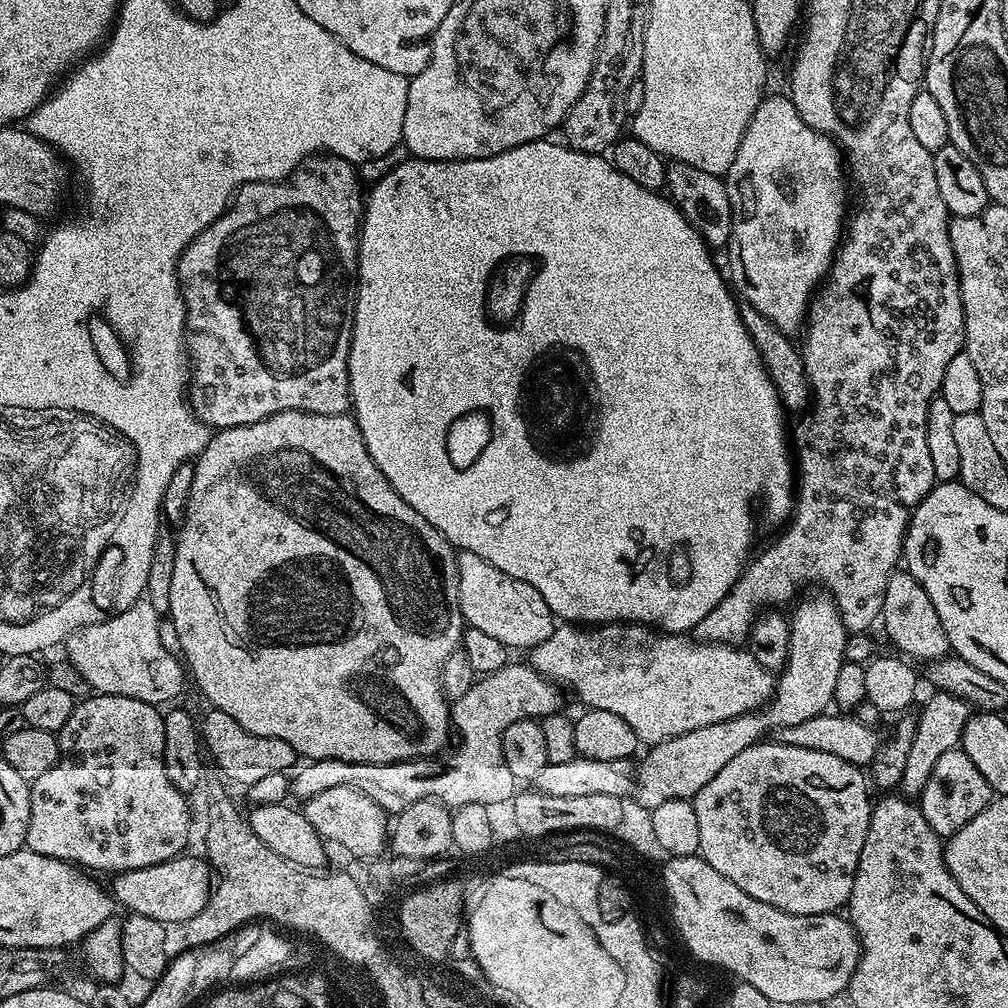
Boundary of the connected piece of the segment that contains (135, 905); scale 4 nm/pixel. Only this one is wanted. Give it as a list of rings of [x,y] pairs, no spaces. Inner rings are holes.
[[[181,854],[173,860],[167,860],[154,866],[146,866],[138,870],[126,870],[115,873],[111,877],[110,891],[112,899],[120,904],[131,915],[154,918],[165,926],[183,926],[187,924],[202,906],[206,906],[214,887],[214,873],[207,861],[196,856]]]

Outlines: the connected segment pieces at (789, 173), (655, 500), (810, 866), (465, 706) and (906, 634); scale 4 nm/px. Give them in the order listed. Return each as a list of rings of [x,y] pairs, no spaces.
[[[765,95],[758,110],[754,110],[754,118],[750,118],[750,126],[746,126],[742,146],[738,146],[726,177],[732,211],[726,272],[743,303],[758,310],[784,333],[799,333],[805,327],[812,297],[832,269],[846,231],[844,176],[846,180],[846,164],[836,141],[806,126],[787,95]]]
[[[545,138],[545,139],[542,139],[542,140],[532,140],[532,141],[531,141],[531,142],[529,142],[529,144],[523,144],[523,145],[522,145],[522,146],[514,146],[514,147],[513,147],[513,148],[511,148],[511,149],[510,149],[510,150],[506,150],[506,151],[505,151],[505,152],[503,152],[503,153],[502,153],[502,154],[494,154],[494,155],[493,155],[493,156],[491,156],[491,157],[490,157],[490,158],[478,158],[478,159],[477,159],[477,160],[417,160],[417,159],[415,159],[415,158],[407,158],[407,159],[408,159],[408,160],[404,160],[404,161],[402,161],[402,162],[401,162],[401,164],[396,164],[396,165],[394,165],[394,166],[393,166],[393,168],[392,168],[392,169],[390,169],[390,170],[389,170],[389,172],[388,172],[388,173],[386,173],[386,174],[385,174],[385,176],[384,176],[384,177],[382,177],[382,178],[381,178],[381,180],[380,180],[380,181],[378,181],[378,182],[377,182],[377,184],[376,184],[376,185],[374,185],[374,186],[373,186],[373,188],[372,188],[372,189],[370,189],[370,190],[369,190],[369,192],[368,192],[368,189],[367,189],[367,192],[366,192],[366,199],[365,199],[365,201],[364,201],[364,210],[363,210],[363,213],[362,213],[362,219],[361,219],[361,221],[360,221],[360,249],[359,249],[359,250],[358,250],[358,258],[357,258],[357,259],[356,259],[356,305],[355,305],[355,306],[354,306],[354,318],[353,318],[353,319],[352,319],[352,337],[351,337],[351,338],[350,338],[350,358],[349,358],[349,359],[348,359],[348,373],[349,373],[349,374],[350,374],[350,390],[351,390],[351,391],[352,391],[352,406],[351,406],[351,411],[352,411],[352,412],[353,412],[353,413],[354,413],[354,419],[355,419],[355,421],[356,421],[356,424],[357,424],[357,426],[359,426],[359,427],[360,427],[360,429],[361,429],[361,430],[362,430],[362,438],[363,438],[363,439],[364,439],[364,441],[365,441],[365,442],[366,442],[366,450],[370,450],[370,458],[374,458],[374,462],[375,462],[375,463],[376,463],[376,465],[377,465],[377,466],[378,466],[378,470],[382,470],[382,474],[383,474],[383,475],[384,475],[384,477],[385,477],[385,478],[386,478],[386,479],[388,479],[388,481],[389,481],[389,482],[390,482],[390,486],[394,486],[394,490],[398,490],[398,494],[399,494],[399,495],[400,495],[400,496],[401,496],[401,497],[402,497],[402,499],[404,499],[404,500],[405,500],[405,501],[406,501],[406,503],[407,503],[407,504],[409,504],[409,505],[410,505],[410,506],[414,506],[414,510],[418,510],[418,514],[422,514],[422,518],[426,518],[426,522],[430,522],[430,526],[434,526],[434,527],[435,527],[435,528],[436,528],[436,529],[437,529],[437,530],[438,530],[438,531],[439,531],[439,532],[441,532],[441,534],[442,534],[442,535],[443,535],[443,536],[444,536],[444,537],[446,537],[446,539],[447,539],[447,540],[449,540],[449,541],[450,541],[450,542],[451,542],[451,543],[452,543],[452,547],[453,547],[453,548],[455,548],[455,549],[457,549],[457,550],[463,550],[463,551],[465,551],[465,552],[473,552],[473,553],[474,553],[474,554],[478,554],[478,558],[486,558],[486,562],[490,562],[490,563],[491,563],[491,564],[493,564],[493,565],[494,565],[494,566],[498,566],[498,570],[502,570],[502,571],[503,571],[503,572],[505,572],[505,573],[506,573],[506,574],[510,574],[510,578],[514,578],[514,579],[515,579],[515,580],[521,580],[521,581],[522,581],[522,582],[526,582],[526,583],[527,583],[527,584],[529,584],[529,585],[530,585],[530,586],[534,586],[534,590],[538,590],[538,594],[542,594],[542,598],[546,598],[546,606],[550,606],[550,610],[551,610],[551,611],[552,611],[552,615],[553,615],[553,616],[555,616],[555,617],[557,617],[557,618],[559,618],[559,619],[560,619],[560,620],[561,620],[561,621],[564,621],[564,622],[579,622],[579,623],[580,623],[580,624],[581,624],[581,625],[584,625],[584,626],[599,626],[599,625],[601,625],[601,624],[611,624],[611,623],[613,623],[613,622],[627,622],[627,623],[630,623],[630,624],[647,624],[647,625],[649,625],[649,626],[651,626],[651,627],[653,627],[653,628],[655,628],[655,629],[657,629],[657,630],[659,630],[659,631],[661,631],[661,632],[663,632],[663,633],[665,633],[665,634],[688,634],[688,633],[691,633],[691,632],[692,632],[692,631],[693,631],[693,630],[695,630],[695,628],[696,628],[696,627],[697,627],[697,626],[698,626],[698,622],[702,622],[702,618],[706,618],[706,614],[710,614],[710,610],[714,610],[714,606],[718,606],[718,602],[722,602],[722,598],[726,598],[726,594],[727,594],[727,593],[728,593],[728,592],[729,592],[729,591],[730,591],[730,589],[731,589],[731,588],[732,588],[732,587],[733,587],[733,586],[734,586],[734,582],[735,582],[735,581],[736,581],[736,579],[738,579],[738,577],[740,577],[740,574],[741,574],[741,572],[743,572],[743,570],[744,570],[744,566],[745,566],[745,564],[747,564],[747,563],[748,563],[748,561],[749,561],[749,559],[750,559],[750,553],[751,553],[751,552],[752,552],[752,551],[753,551],[753,548],[752,548],[752,535],[754,535],[754,534],[755,534],[755,532],[756,532],[756,520],[755,520],[755,518],[754,518],[754,517],[752,517],[752,500],[756,500],[756,499],[758,499],[758,498],[759,498],[759,496],[761,496],[761,498],[762,498],[762,499],[764,499],[764,508],[765,508],[765,510],[766,510],[766,511],[768,511],[768,512],[769,512],[769,514],[770,514],[770,515],[772,515],[772,516],[773,516],[773,518],[774,518],[774,519],[776,519],[776,520],[784,520],[784,521],[787,521],[787,520],[788,520],[788,519],[789,519],[789,517],[791,517],[791,515],[792,515],[792,510],[793,510],[793,507],[794,507],[794,460],[793,460],[793,457],[792,457],[792,456],[791,456],[791,455],[790,455],[790,436],[789,436],[789,440],[788,440],[788,436],[787,436],[787,434],[786,434],[786,433],[784,433],[784,416],[785,416],[785,417],[786,417],[786,409],[785,409],[785,407],[784,407],[784,406],[783,406],[783,404],[781,404],[781,402],[780,402],[780,395],[779,395],[779,393],[778,393],[778,392],[777,392],[777,390],[776,390],[776,388],[775,388],[775,384],[774,384],[774,382],[773,382],[773,381],[772,381],[772,380],[771,380],[771,379],[770,379],[770,377],[769,377],[769,376],[768,376],[768,372],[767,372],[767,368],[766,368],[766,366],[765,366],[765,365],[764,365],[764,362],[763,362],[763,359],[762,359],[762,358],[761,358],[761,356],[760,356],[760,354],[759,354],[759,352],[758,352],[758,350],[757,350],[757,349],[756,349],[756,348],[755,348],[755,344],[754,344],[754,342],[753,342],[753,341],[752,341],[752,340],[751,340],[751,336],[750,336],[750,334],[749,334],[749,333],[748,333],[748,332],[747,332],[747,328],[746,328],[746,326],[745,326],[745,325],[744,325],[744,324],[743,324],[743,320],[742,320],[742,318],[741,318],[741,317],[740,317],[740,308],[739,308],[739,307],[738,307],[738,300],[737,300],[737,297],[736,297],[736,296],[735,296],[735,295],[734,295],[734,292],[733,292],[733,289],[732,289],[732,288],[731,288],[731,287],[730,287],[730,284],[729,284],[729,281],[728,281],[728,280],[727,280],[727,279],[726,279],[726,276],[725,276],[725,273],[724,273],[724,272],[723,272],[723,271],[721,271],[721,269],[720,269],[720,272],[721,272],[721,273],[720,273],[720,272],[719,272],[719,270],[718,270],[718,269],[716,269],[716,264],[715,264],[715,262],[714,262],[714,261],[712,261],[712,256],[713,256],[713,253],[712,253],[712,252],[711,252],[711,251],[710,251],[710,249],[709,249],[709,247],[708,247],[708,245],[707,245],[707,244],[705,244],[705,243],[704,243],[704,240],[703,240],[703,238],[701,238],[701,237],[700,237],[700,235],[699,235],[699,234],[698,234],[698,230],[694,230],[694,226],[693,226],[693,225],[692,225],[692,223],[690,223],[690,221],[688,221],[688,220],[687,220],[687,218],[685,218],[685,216],[683,216],[683,215],[682,215],[682,213],[680,213],[680,209],[679,209],[679,208],[677,208],[677,207],[676,207],[676,205],[675,205],[675,204],[673,204],[673,203],[672,203],[672,201],[671,201],[671,199],[669,199],[669,197],[668,197],[668,196],[667,196],[667,195],[664,195],[664,194],[661,194],[661,193],[660,193],[660,192],[651,192],[651,191],[650,191],[650,190],[646,190],[646,186],[638,186],[638,182],[634,182],[634,181],[632,181],[632,180],[631,180],[631,178],[626,178],[626,174],[622,174],[622,173],[621,173],[621,172],[620,172],[620,171],[619,171],[619,170],[617,170],[617,168],[616,168],[616,167],[614,167],[614,165],[613,165],[613,164],[612,164],[612,161],[611,161],[611,159],[608,159],[608,158],[605,158],[605,157],[604,157],[604,156],[603,156],[603,155],[600,155],[600,154],[593,154],[593,153],[590,153],[590,152],[575,152],[575,151],[574,151],[574,149],[573,149],[573,148],[569,148],[569,147],[568,147],[568,145],[567,145],[567,143],[564,143],[564,142],[559,142],[559,143],[560,143],[560,144],[555,144],[555,142],[554,142],[554,141],[552,141],[552,138]]]
[[[757,742],[751,744],[742,754],[737,754],[731,762],[726,762],[702,790],[694,798],[698,814],[699,855],[722,874],[722,878],[730,878],[738,890],[750,894],[750,898],[758,898],[758,902],[766,902],[778,910],[786,910],[799,916],[826,914],[843,909],[850,898],[850,890],[854,890],[854,874],[858,870],[858,858],[862,858],[862,842],[866,842],[866,830],[870,826],[870,814],[874,803],[868,797],[869,781],[859,767],[842,758],[834,758],[834,754],[822,754],[822,750],[804,750],[802,746],[786,746],[775,742]]]
[[[509,662],[502,670],[479,677],[462,698],[451,701],[452,726],[455,735],[460,735],[456,749],[454,744],[451,750],[431,758],[389,764],[313,760],[305,763],[305,768],[297,776],[291,777],[291,795],[303,802],[314,798],[314,794],[322,794],[322,790],[331,790],[333,786],[350,786],[374,798],[374,802],[389,814],[399,814],[419,800],[436,800],[449,810],[471,804],[507,805],[518,791],[518,781],[514,774],[510,774],[506,758],[502,758],[502,734],[506,726],[561,711],[565,707],[563,695],[565,693],[537,672],[531,663]]]
[[[897,570],[890,574],[888,600],[882,602],[880,614],[886,620],[888,616],[888,636],[892,639],[892,644],[896,647],[893,649],[897,653],[913,661],[924,660],[923,662],[940,660],[949,655],[946,630],[942,630],[942,618],[938,618],[938,610],[934,610],[934,602],[930,602],[930,594],[922,590],[922,586],[907,570]]]

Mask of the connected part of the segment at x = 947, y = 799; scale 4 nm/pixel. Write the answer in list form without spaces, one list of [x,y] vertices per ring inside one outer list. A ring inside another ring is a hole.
[[[961,747],[946,750],[938,762],[934,762],[934,770],[930,774],[930,782],[920,792],[918,797],[918,807],[920,813],[930,822],[930,826],[935,830],[937,837],[947,838],[953,836],[970,818],[974,818],[986,805],[994,799],[992,787],[978,774],[978,766],[966,758],[964,749]]]

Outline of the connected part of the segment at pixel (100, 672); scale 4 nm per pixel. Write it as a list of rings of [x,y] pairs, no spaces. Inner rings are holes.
[[[140,598],[135,604],[115,614],[117,616],[109,615],[102,622],[79,628],[77,632],[68,635],[66,649],[68,648],[68,660],[72,663],[73,670],[93,688],[91,691],[96,694],[138,698],[138,702],[157,706],[172,702],[167,700],[174,699],[184,688],[186,668],[181,657],[164,645],[164,640],[160,637],[160,616],[156,613],[155,606],[148,601],[148,598]]]

